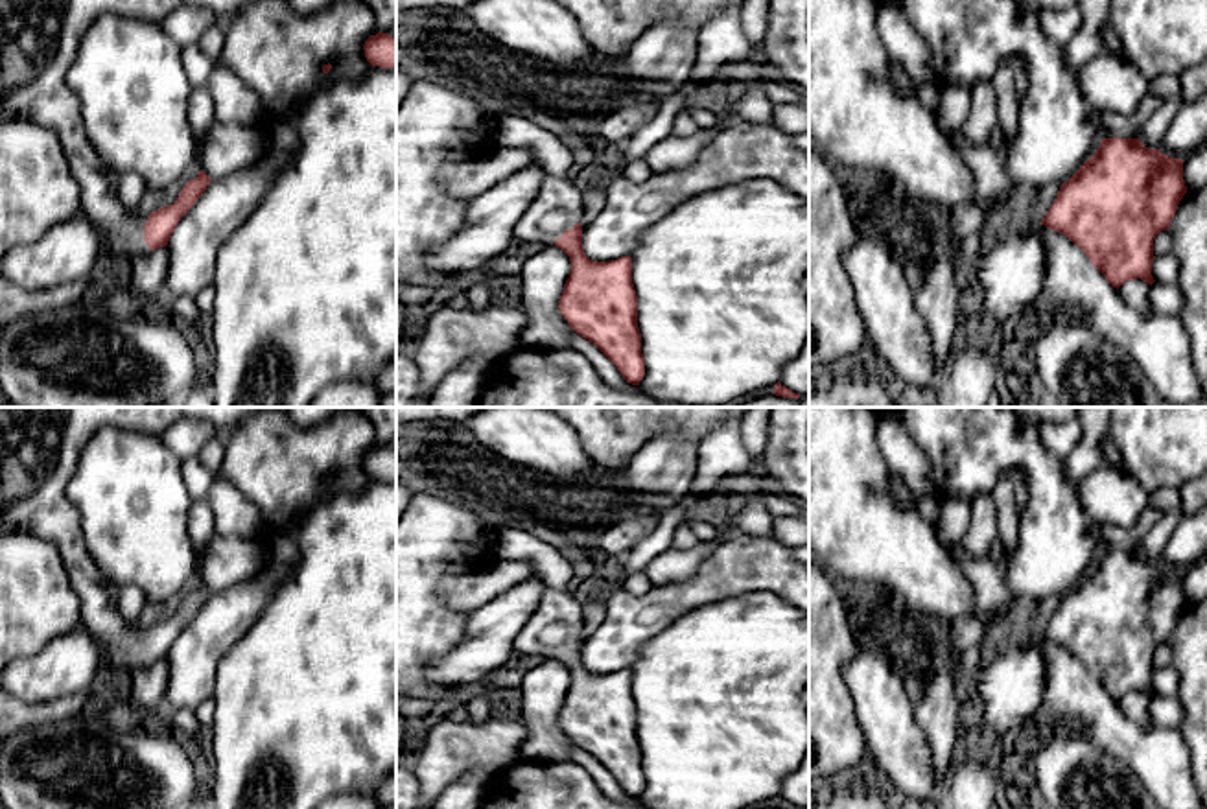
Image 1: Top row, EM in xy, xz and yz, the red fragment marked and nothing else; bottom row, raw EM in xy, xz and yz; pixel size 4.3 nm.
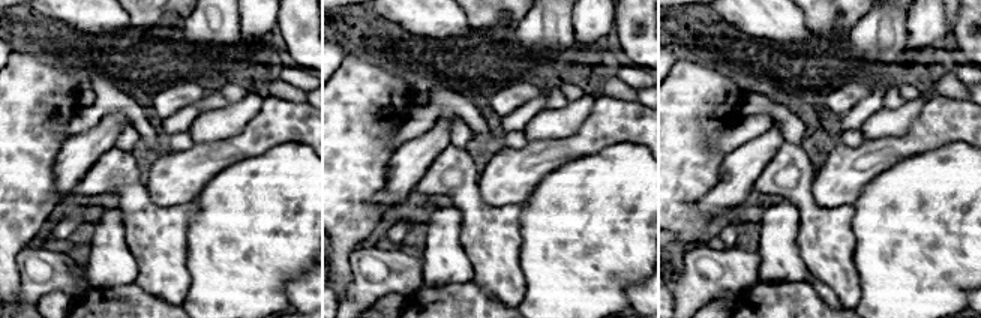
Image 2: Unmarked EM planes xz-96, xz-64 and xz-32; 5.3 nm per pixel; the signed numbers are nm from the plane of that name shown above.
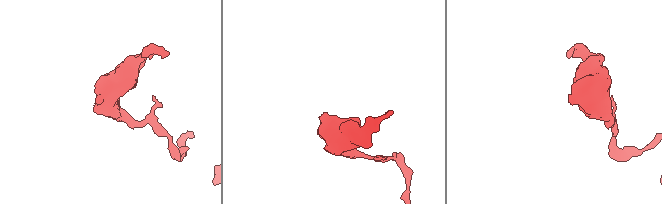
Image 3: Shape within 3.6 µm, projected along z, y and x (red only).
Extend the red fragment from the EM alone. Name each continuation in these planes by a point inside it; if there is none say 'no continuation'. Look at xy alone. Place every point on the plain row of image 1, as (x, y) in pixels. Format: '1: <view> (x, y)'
1: xy (37, 457)

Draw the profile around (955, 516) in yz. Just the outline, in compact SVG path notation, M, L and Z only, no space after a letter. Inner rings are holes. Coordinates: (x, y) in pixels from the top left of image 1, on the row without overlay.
M943 498L938 523L934 527L934 536L943 549L960 542L971 523L971 501L962 498Z

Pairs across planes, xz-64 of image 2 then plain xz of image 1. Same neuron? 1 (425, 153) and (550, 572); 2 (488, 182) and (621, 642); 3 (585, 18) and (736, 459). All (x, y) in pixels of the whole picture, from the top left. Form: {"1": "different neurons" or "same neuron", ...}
{"1": "different neurons", "2": "same neuron", "3": "same neuron"}

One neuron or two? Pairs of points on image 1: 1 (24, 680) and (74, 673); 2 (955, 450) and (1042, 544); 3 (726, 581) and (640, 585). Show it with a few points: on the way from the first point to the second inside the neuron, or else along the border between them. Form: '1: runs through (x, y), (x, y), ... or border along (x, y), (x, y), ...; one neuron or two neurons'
1: runs through (37, 679), (48, 673), (61, 673); one neuron
2: runs through (992, 450), (1010, 450), (1042, 481), (1042, 507); one neuron
3: border along (618, 585), (634, 594), (644, 594), (651, 586); two neurons

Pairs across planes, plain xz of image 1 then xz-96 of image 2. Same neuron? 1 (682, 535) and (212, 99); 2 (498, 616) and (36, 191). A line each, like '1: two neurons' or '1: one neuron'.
1: one neuron
2: two neurons

